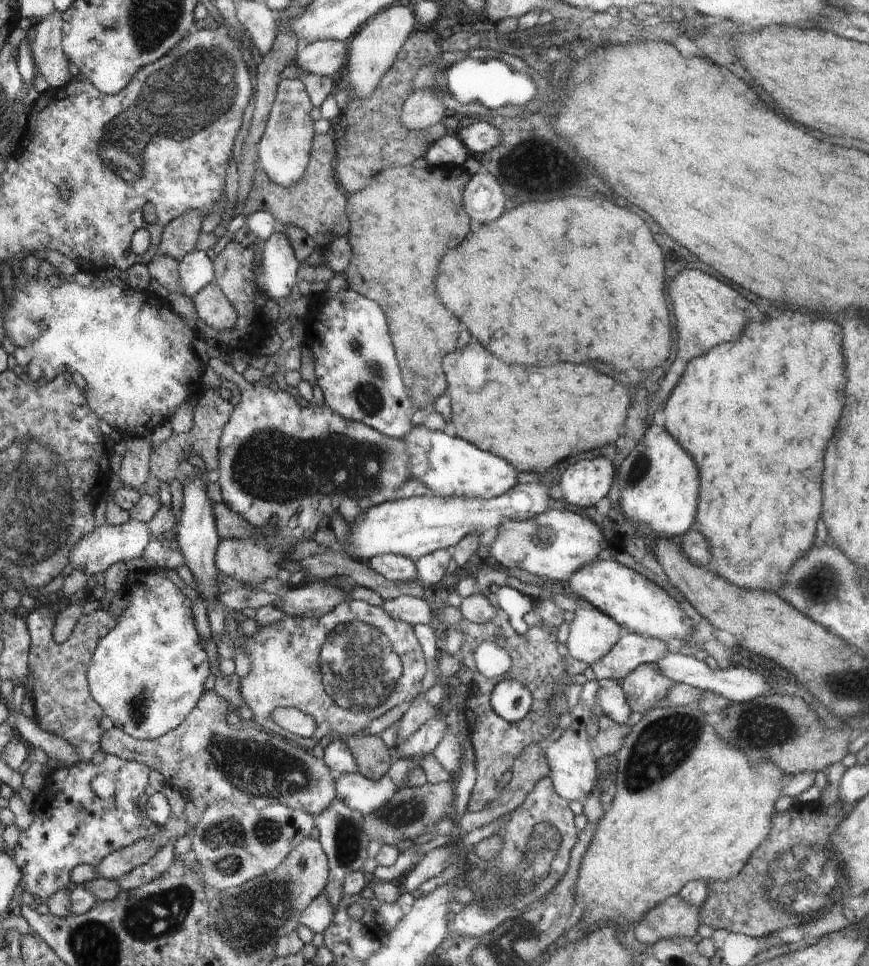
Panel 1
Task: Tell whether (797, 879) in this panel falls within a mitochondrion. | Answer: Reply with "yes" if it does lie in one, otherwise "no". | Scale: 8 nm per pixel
yes

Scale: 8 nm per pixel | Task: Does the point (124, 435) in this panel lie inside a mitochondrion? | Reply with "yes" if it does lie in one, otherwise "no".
no

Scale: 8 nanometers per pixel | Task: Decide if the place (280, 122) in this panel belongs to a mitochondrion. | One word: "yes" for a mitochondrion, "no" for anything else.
yes

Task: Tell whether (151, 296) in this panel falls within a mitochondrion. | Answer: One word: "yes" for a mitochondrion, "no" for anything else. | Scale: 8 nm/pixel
no

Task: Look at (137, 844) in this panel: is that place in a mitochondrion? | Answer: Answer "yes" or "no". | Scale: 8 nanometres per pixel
no

